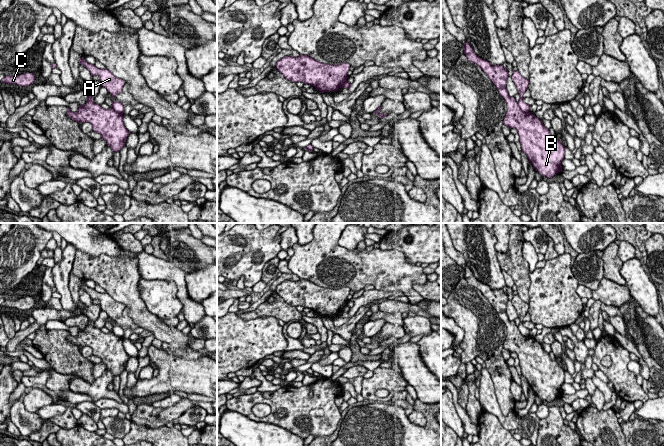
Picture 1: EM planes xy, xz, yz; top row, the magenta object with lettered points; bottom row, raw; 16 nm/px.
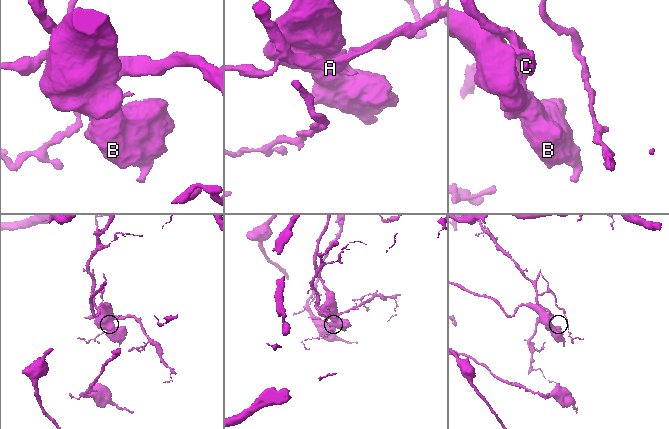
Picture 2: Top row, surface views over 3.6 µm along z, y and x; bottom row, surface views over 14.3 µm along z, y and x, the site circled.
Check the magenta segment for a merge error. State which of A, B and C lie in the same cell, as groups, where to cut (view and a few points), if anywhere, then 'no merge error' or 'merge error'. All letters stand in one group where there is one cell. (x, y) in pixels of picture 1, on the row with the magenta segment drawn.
A C / B | yz (517, 102), (523, 111), (529, 112) | merge error

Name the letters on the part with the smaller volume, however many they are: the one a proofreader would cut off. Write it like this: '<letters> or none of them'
A, C

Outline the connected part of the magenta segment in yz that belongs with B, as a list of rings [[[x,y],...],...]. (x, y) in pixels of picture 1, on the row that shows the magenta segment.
[[[467,41],[463,45],[463,50],[468,60],[477,64],[485,72],[505,99],[507,112],[503,124],[509,129],[517,130],[522,151],[536,171],[548,178],[562,172],[561,162],[564,159],[565,146],[556,136],[551,135],[542,120],[535,114],[523,112],[515,98],[509,96],[506,89],[508,70],[503,65],[493,66],[487,60],[477,56]]]

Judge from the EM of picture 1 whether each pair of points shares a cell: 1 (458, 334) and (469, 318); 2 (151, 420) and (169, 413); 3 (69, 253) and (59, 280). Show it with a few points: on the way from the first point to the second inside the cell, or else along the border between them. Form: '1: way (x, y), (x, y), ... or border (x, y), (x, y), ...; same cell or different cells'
1: border (451, 317), (463, 330), (463, 340), (457, 346); different cells
2: way (155, 419), (165, 414); same cell
3: way (67, 260), (59, 273); same cell

